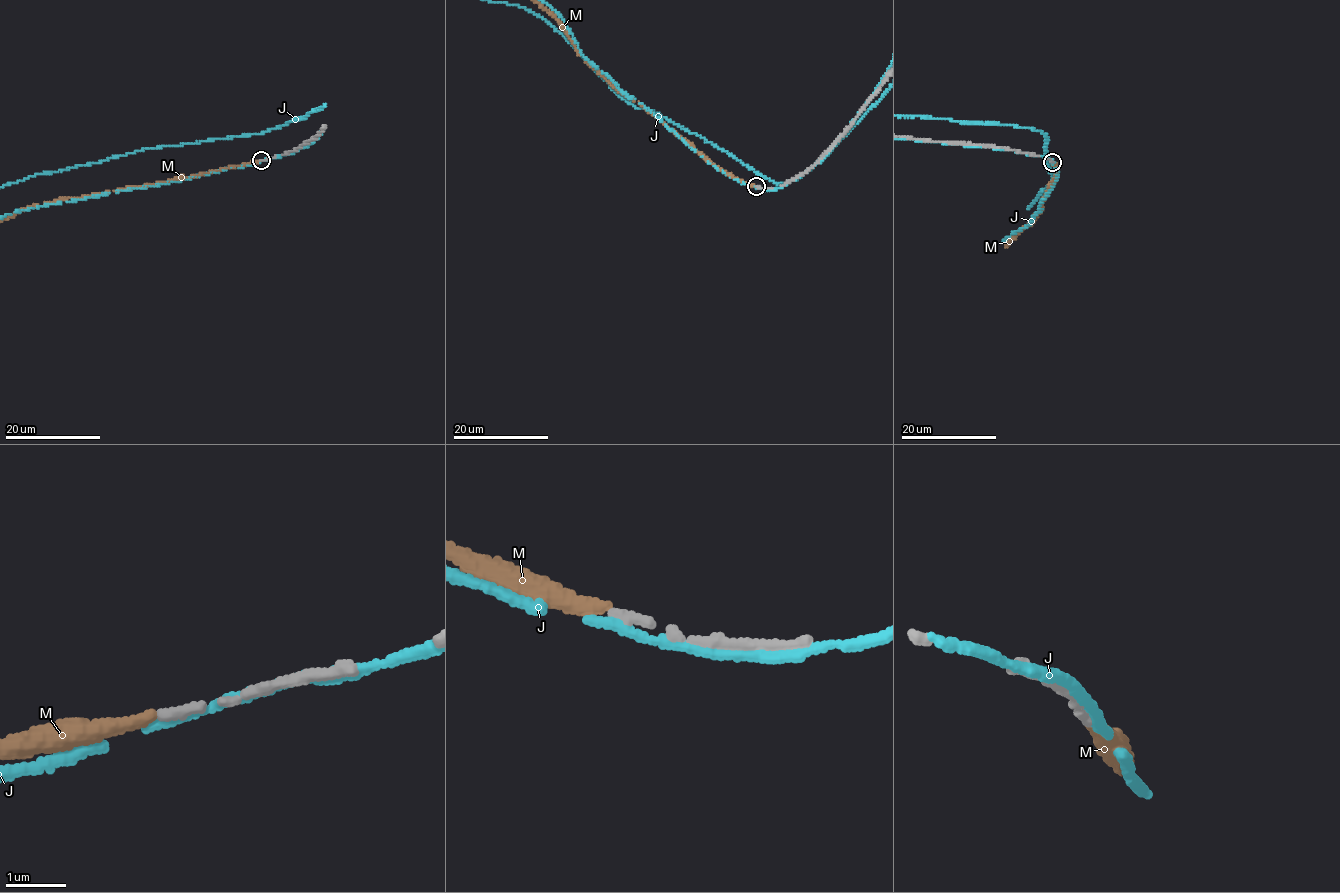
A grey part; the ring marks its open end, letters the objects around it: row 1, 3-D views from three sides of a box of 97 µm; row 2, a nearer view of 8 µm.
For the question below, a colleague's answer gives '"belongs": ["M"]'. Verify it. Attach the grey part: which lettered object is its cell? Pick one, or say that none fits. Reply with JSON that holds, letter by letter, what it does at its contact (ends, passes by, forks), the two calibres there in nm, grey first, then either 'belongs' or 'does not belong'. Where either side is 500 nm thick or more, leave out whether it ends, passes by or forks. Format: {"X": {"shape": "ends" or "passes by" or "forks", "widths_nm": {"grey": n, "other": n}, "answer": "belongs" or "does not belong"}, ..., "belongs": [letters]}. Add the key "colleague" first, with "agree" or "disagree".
{"colleague": "agree", "J": {"shape": "passes by", "widths_nm": {"grey": 160, "other": 160}, "answer": "does not belong"}, "M": {"shape": "ends", "widths_nm": {"grey": 140, "other": 200}, "answer": "belongs"}, "belongs": ["M"]}

